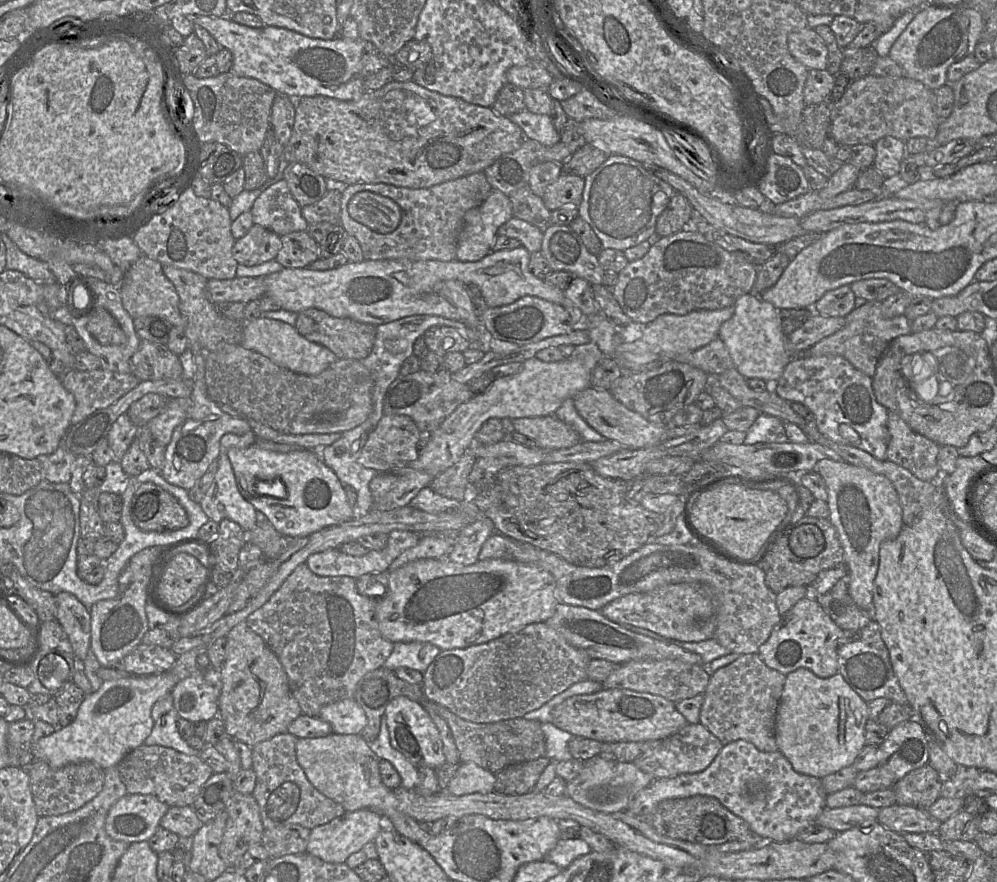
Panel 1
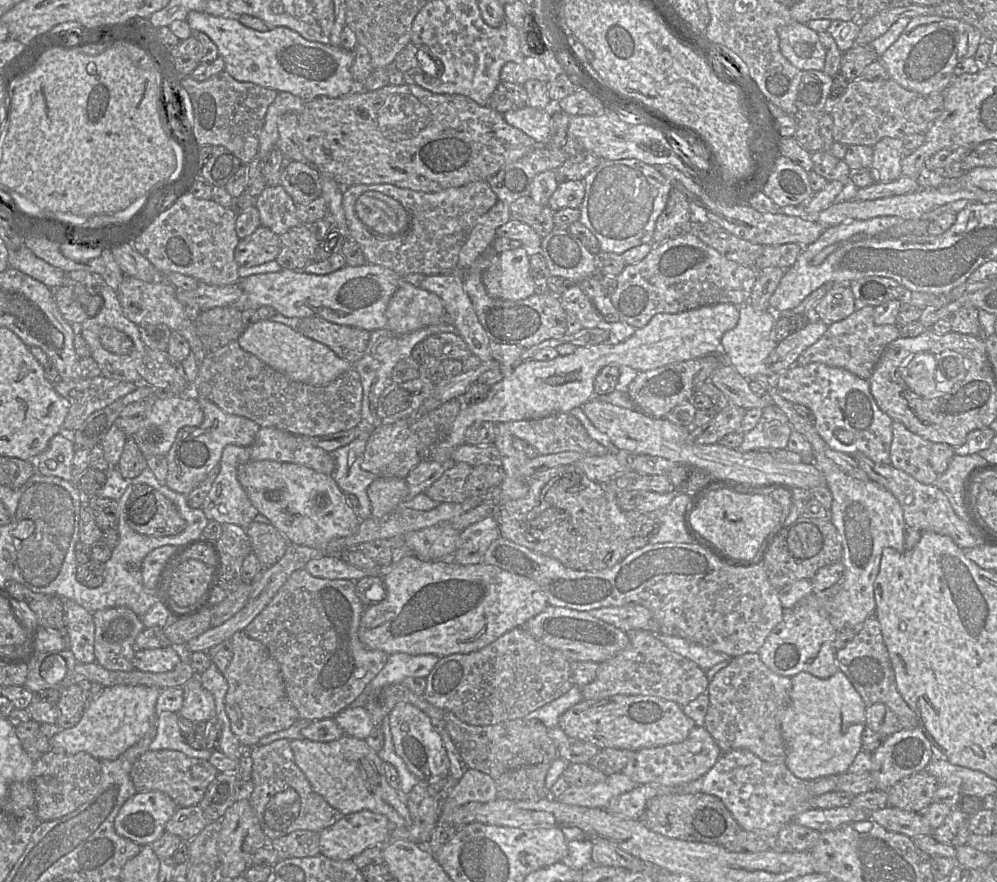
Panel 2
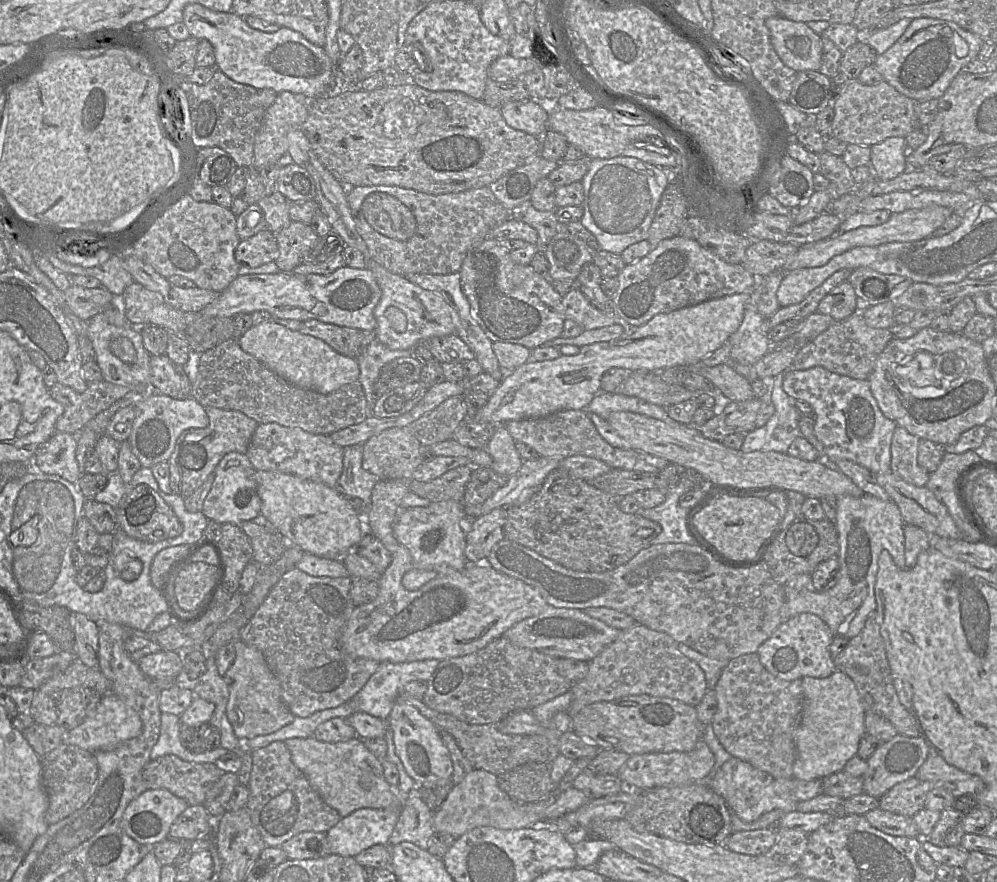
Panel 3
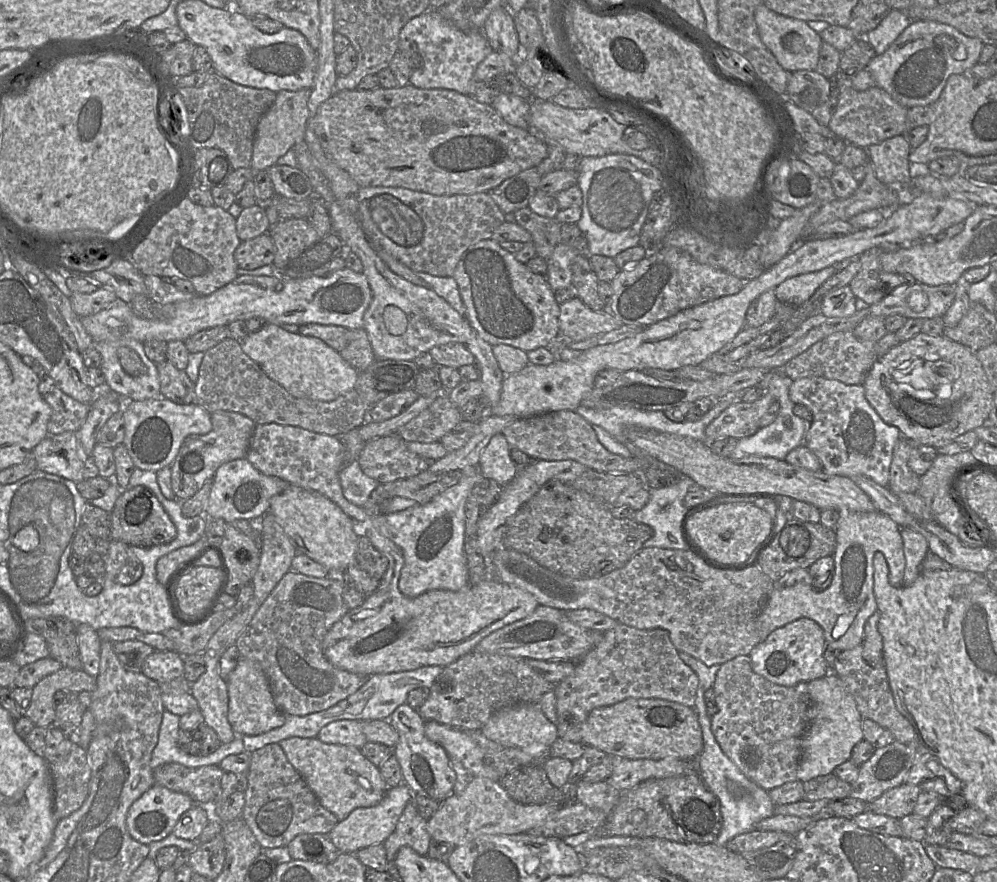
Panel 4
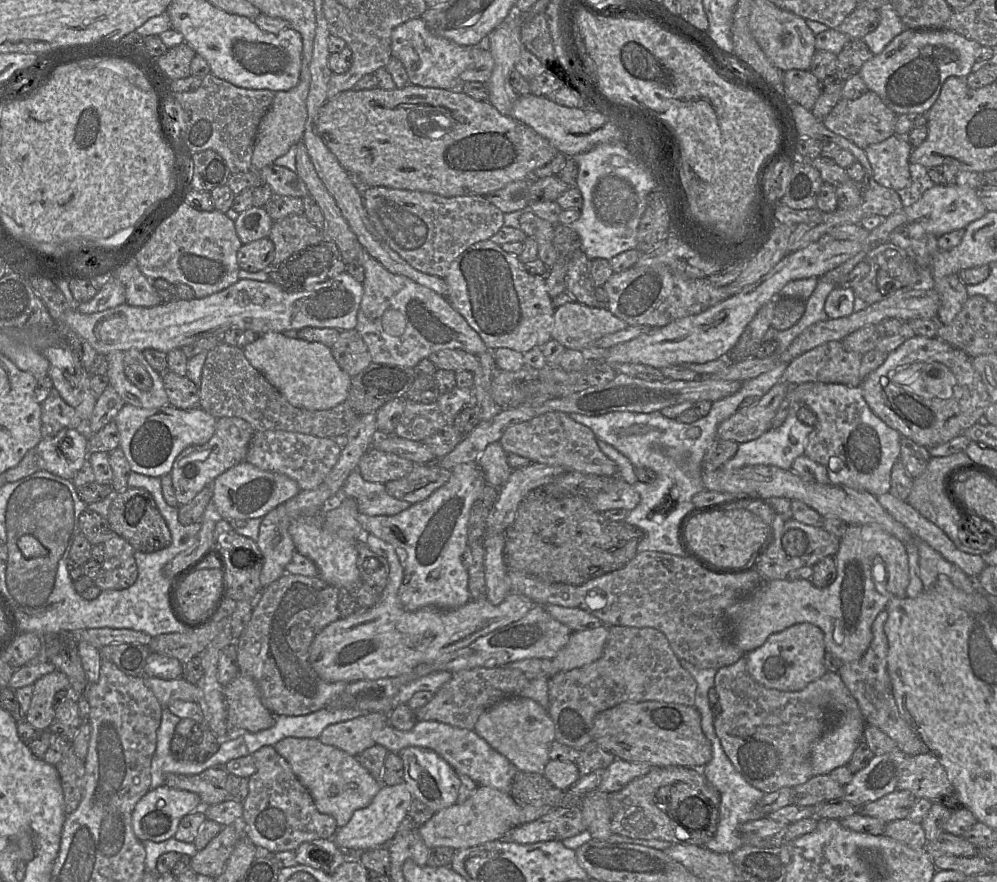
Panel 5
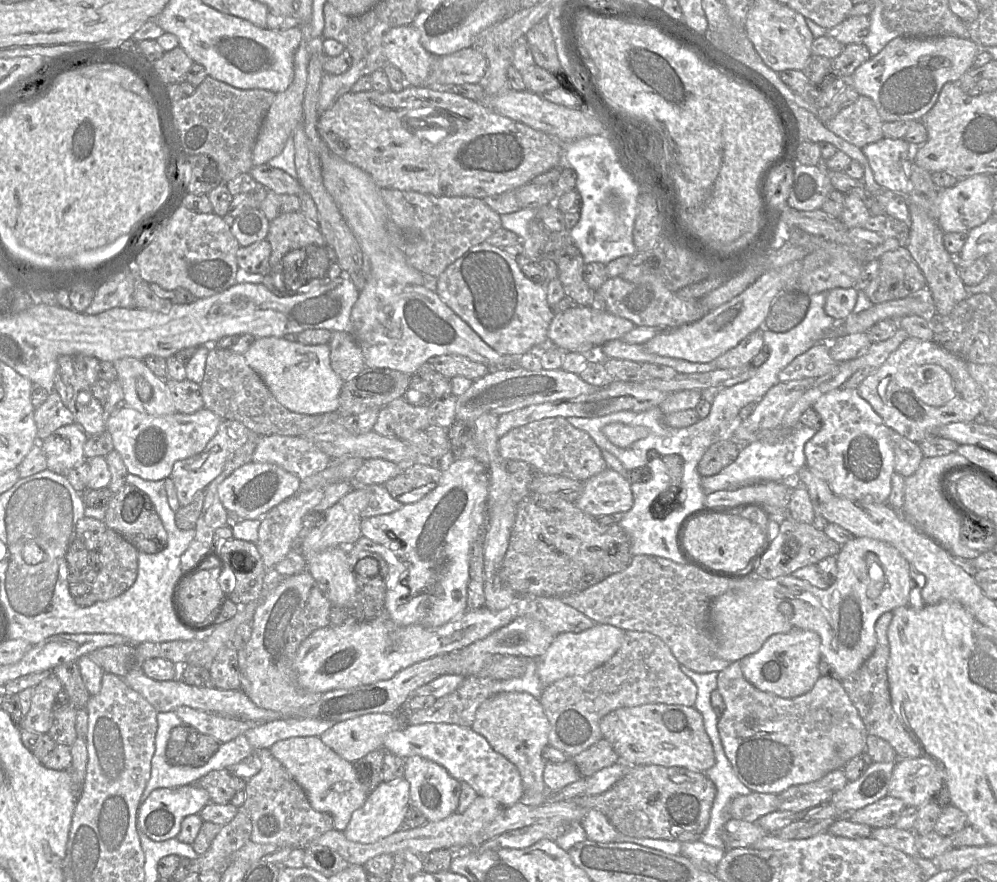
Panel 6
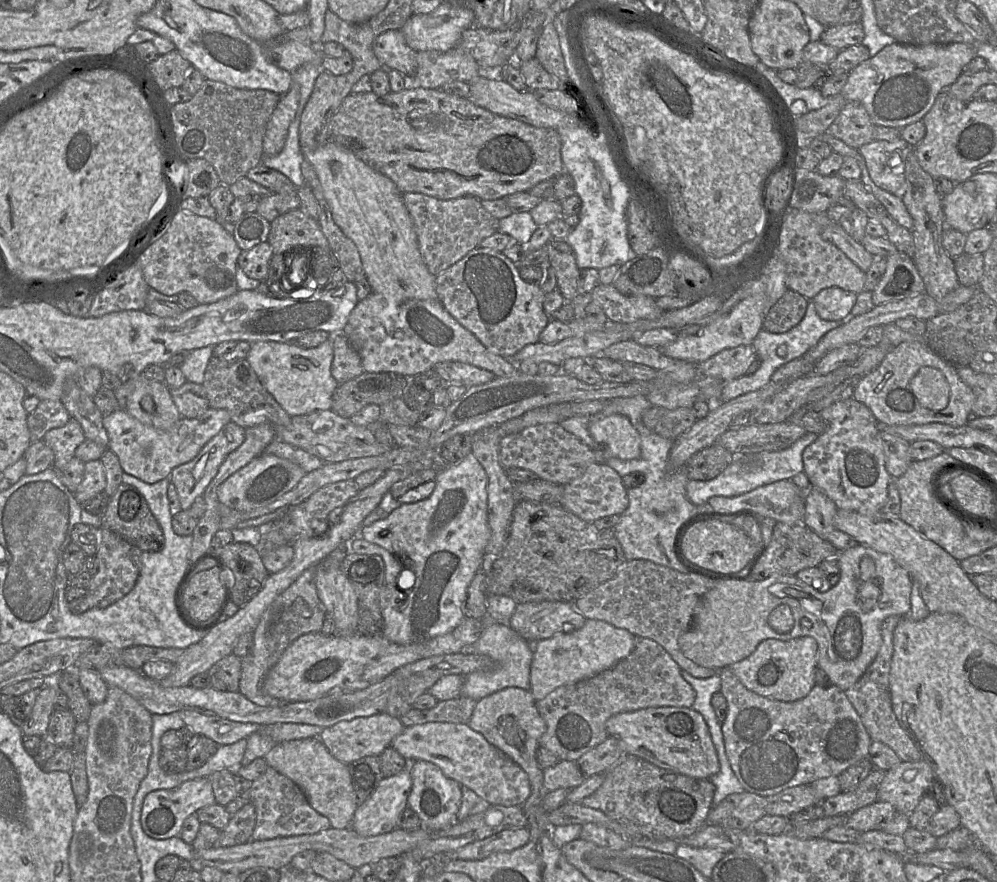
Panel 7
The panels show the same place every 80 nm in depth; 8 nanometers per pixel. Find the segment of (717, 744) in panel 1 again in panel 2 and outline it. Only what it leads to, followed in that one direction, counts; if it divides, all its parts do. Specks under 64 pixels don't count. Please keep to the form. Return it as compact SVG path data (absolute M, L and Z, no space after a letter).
M696 725L683 742L643 748L635 752L623 768L622 773L634 781L637 786L644 784L679 786L695 781L706 774L721 754L722 750L705 726Z

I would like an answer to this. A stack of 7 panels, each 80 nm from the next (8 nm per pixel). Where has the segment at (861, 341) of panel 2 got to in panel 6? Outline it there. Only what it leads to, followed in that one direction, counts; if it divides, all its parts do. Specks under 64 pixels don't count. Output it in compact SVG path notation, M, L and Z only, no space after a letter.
M819 342L797 356L778 374L779 382L818 378L830 373L840 363L832 359L829 347L829 343Z

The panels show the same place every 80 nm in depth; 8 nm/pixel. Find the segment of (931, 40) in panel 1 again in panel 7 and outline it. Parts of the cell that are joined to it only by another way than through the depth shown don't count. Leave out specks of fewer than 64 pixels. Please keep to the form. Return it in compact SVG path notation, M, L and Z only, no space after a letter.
M895 42L856 66L841 95L861 102L875 126L903 129L922 120L938 95L953 84L975 56L975 47L965 43L908 45Z

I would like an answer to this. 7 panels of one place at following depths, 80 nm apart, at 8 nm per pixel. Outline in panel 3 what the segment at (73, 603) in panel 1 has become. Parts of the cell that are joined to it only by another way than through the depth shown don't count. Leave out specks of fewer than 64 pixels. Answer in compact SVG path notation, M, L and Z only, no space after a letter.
M70 613L70 623L74 632L74 657L91 668L99 668L98 627L86 615Z

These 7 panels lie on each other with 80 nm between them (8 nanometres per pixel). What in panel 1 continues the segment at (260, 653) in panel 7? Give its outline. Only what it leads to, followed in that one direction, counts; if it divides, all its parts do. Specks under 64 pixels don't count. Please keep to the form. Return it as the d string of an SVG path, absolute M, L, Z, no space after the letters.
M302 563L263 606L247 617L248 627L258 634L279 658L302 714L318 717L324 706L353 698L362 677L384 666L392 653L394 643L384 638L379 631L376 620L376 606L379 601L359 594L356 580L350 576L319 576L313 573L306 563Z

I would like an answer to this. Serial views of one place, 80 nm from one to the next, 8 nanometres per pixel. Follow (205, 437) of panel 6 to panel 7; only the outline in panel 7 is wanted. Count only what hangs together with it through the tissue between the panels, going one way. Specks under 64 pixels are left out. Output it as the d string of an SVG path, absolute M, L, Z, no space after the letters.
M120 408L104 415L102 422L109 438L108 449L116 454L123 471L154 484L170 477L175 467L191 461L210 439L231 422L231 416L227 410L209 408L198 418L181 417L170 429L160 430L141 423Z

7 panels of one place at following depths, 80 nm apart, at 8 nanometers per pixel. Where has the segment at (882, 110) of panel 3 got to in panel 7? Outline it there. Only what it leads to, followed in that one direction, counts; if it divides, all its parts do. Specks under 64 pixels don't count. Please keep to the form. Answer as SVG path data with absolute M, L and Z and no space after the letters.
M848 101L828 128L828 133L855 149L874 140L875 125L859 101Z

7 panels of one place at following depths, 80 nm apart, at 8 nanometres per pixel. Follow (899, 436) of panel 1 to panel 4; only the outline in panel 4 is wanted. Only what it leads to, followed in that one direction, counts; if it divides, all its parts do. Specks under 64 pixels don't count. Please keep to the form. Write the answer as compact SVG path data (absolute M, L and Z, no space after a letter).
M901 437L894 446L890 466L888 488L893 493L916 493L920 487L920 476L909 467L909 438Z

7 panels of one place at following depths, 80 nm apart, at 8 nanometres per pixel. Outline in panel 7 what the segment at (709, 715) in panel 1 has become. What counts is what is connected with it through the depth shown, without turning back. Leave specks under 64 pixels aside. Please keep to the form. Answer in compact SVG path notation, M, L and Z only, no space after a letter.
M729 666L724 667L719 675L720 692L728 705L727 716L721 724L725 751L735 776L747 792L763 797L772 796L787 788L839 776L851 765L868 757L872 739L845 691L839 687L833 684L815 685L806 697L787 702L767 698L749 690Z

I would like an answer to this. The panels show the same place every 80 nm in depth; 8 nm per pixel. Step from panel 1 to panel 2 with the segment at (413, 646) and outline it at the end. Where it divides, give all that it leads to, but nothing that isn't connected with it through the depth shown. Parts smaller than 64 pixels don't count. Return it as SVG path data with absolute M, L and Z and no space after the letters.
M402 652L390 654L381 671L349 707L364 707L369 694L383 686L402 683L407 677L426 678L439 658L435 654L410 655Z

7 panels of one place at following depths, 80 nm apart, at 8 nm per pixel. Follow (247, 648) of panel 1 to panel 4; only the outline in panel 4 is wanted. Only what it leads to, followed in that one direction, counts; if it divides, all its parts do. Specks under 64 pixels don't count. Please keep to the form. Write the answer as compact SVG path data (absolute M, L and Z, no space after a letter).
M240 657L235 669L226 678L228 690L227 719L235 738L237 735L257 736L281 727L286 715L274 703L272 692L263 670L256 662Z

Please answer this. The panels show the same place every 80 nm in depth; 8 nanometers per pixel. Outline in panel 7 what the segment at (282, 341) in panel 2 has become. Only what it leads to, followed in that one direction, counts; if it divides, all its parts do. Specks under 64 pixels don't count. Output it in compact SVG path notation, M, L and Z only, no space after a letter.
M333 336L315 348L301 348L296 343L275 341L251 344L246 360L261 384L290 416L331 410L332 396L339 385L331 373L334 357Z

